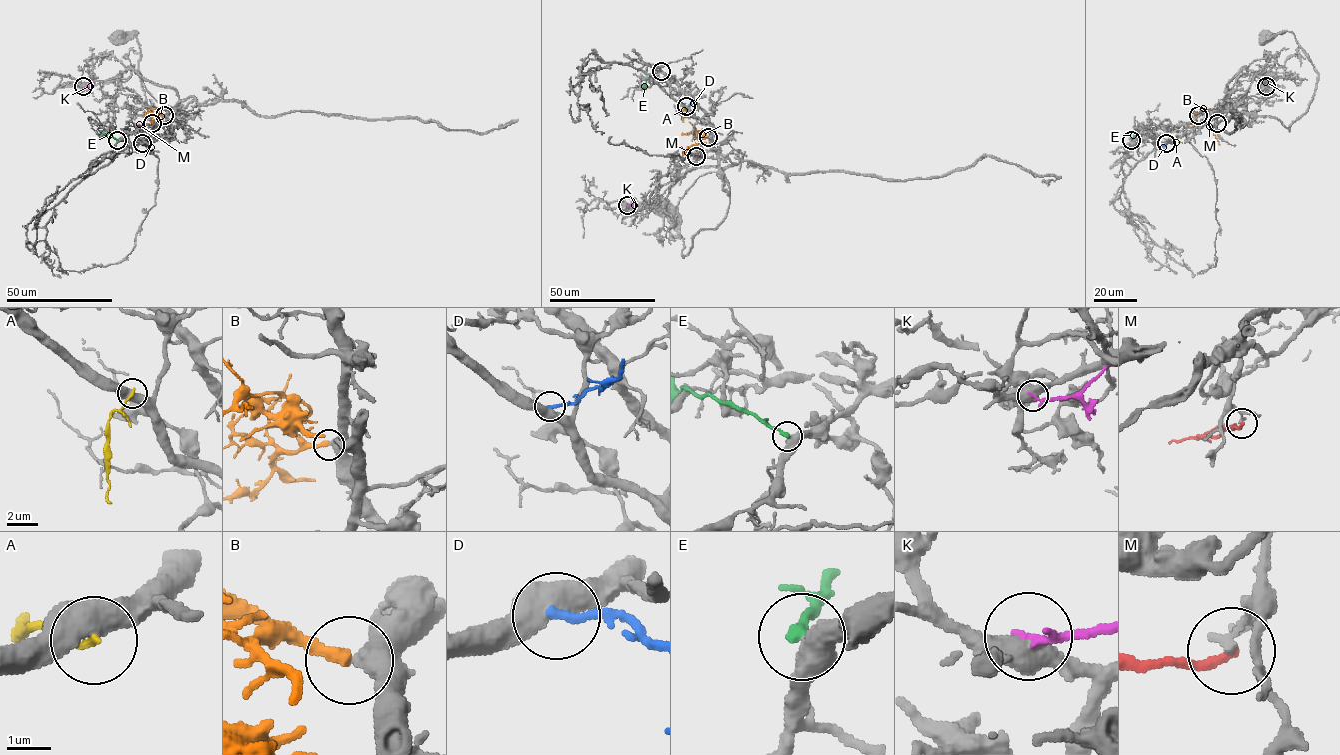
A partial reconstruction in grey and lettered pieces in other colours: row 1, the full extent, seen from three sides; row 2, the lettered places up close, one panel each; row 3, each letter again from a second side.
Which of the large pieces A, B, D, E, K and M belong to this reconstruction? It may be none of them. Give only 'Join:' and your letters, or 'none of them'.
Join: B

